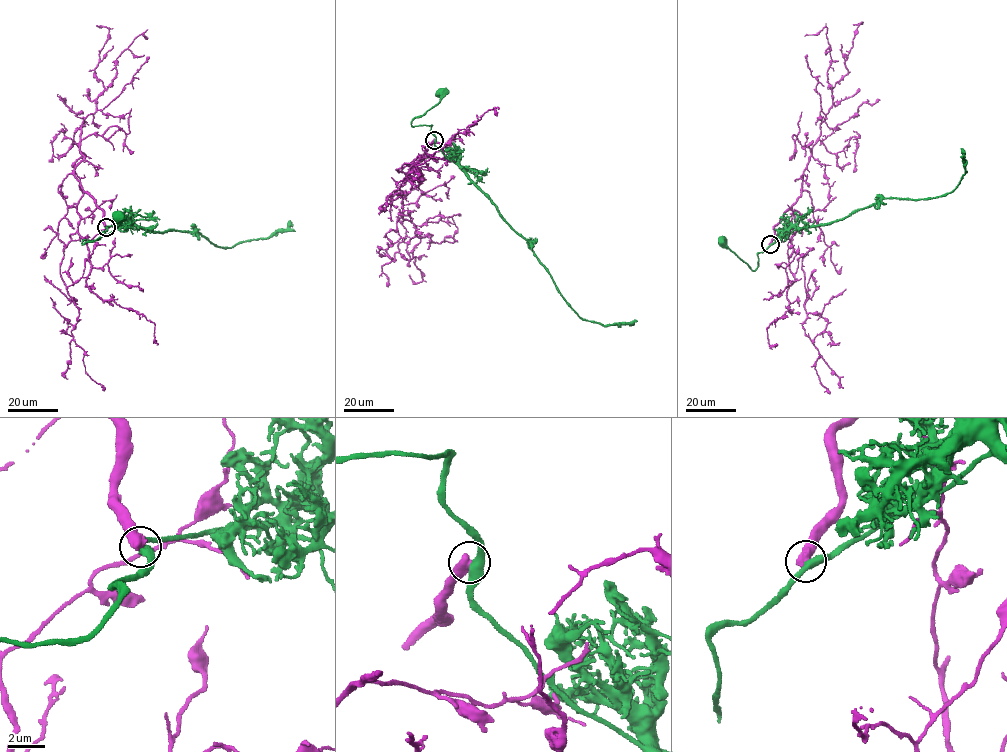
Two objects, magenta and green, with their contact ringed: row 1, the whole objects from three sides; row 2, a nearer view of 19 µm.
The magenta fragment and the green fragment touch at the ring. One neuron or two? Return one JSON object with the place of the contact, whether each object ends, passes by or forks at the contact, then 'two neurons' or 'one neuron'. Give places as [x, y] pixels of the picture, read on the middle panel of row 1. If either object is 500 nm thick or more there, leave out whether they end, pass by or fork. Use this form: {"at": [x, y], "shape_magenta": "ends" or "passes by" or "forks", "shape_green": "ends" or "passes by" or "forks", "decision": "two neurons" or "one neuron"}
{"at": [434, 140], "decision": "two neurons"}

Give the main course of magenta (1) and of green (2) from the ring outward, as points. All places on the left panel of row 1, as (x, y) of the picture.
1: (106, 227), (103, 210), (86, 192), (60, 272), (78, 309), (73, 340), (84, 351), (85, 371), (104, 391)
2: (106, 227), (97, 240), (84, 240), (82, 244), (110, 233), (118, 223), (117, 214)

